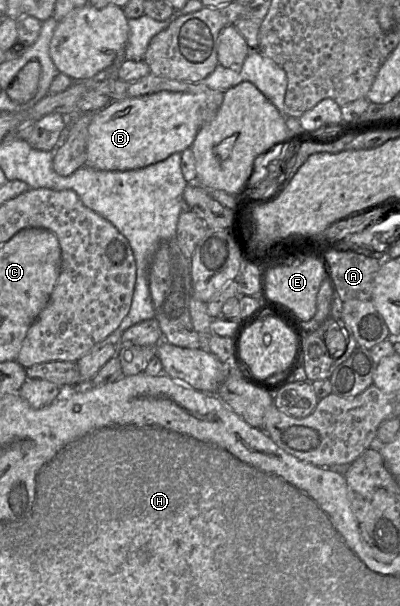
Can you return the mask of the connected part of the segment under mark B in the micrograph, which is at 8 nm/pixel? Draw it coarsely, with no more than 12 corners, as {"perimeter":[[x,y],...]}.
{"perimeter":[[199,98],[112,101],[90,122],[85,165],[141,169],[190,148]]}

